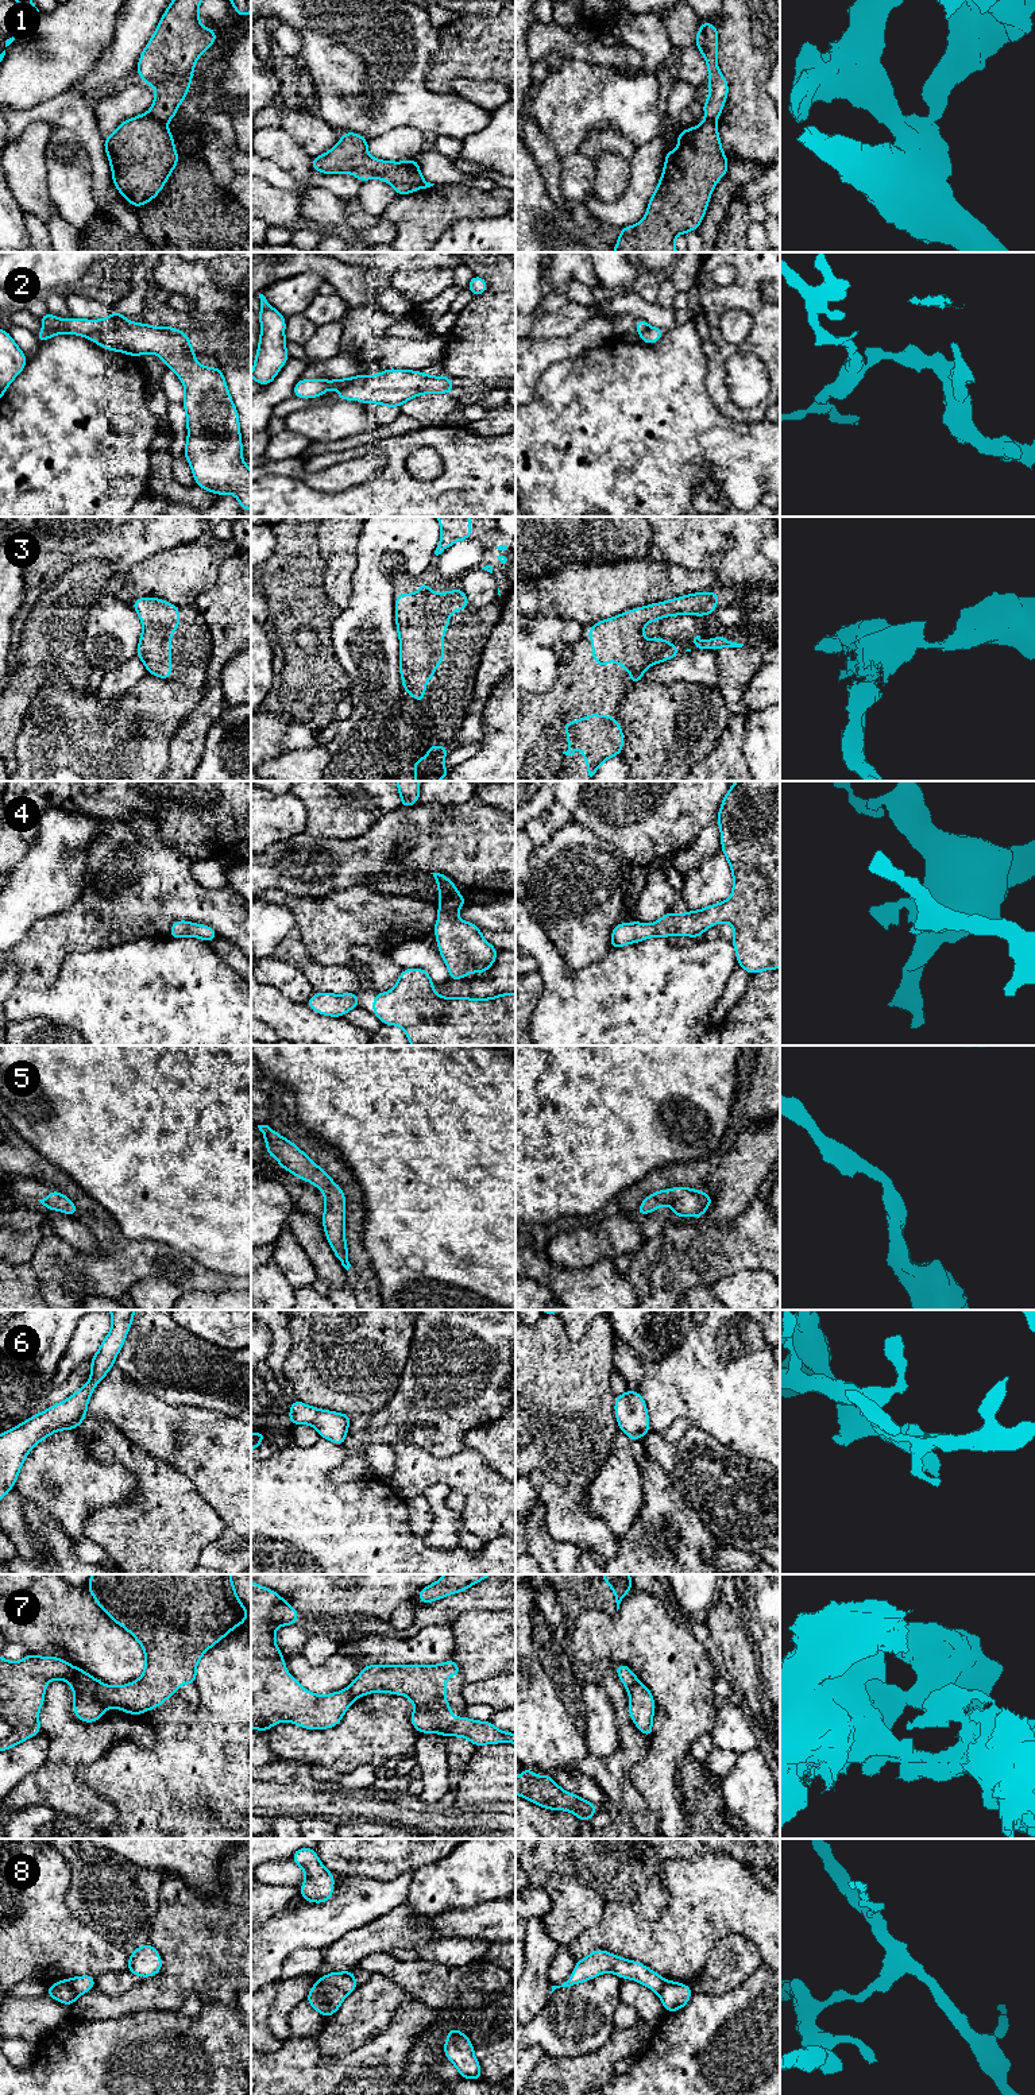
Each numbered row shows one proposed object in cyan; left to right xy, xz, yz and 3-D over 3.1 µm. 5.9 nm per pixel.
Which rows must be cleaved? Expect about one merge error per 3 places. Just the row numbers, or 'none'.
1, 2, 7, 8

